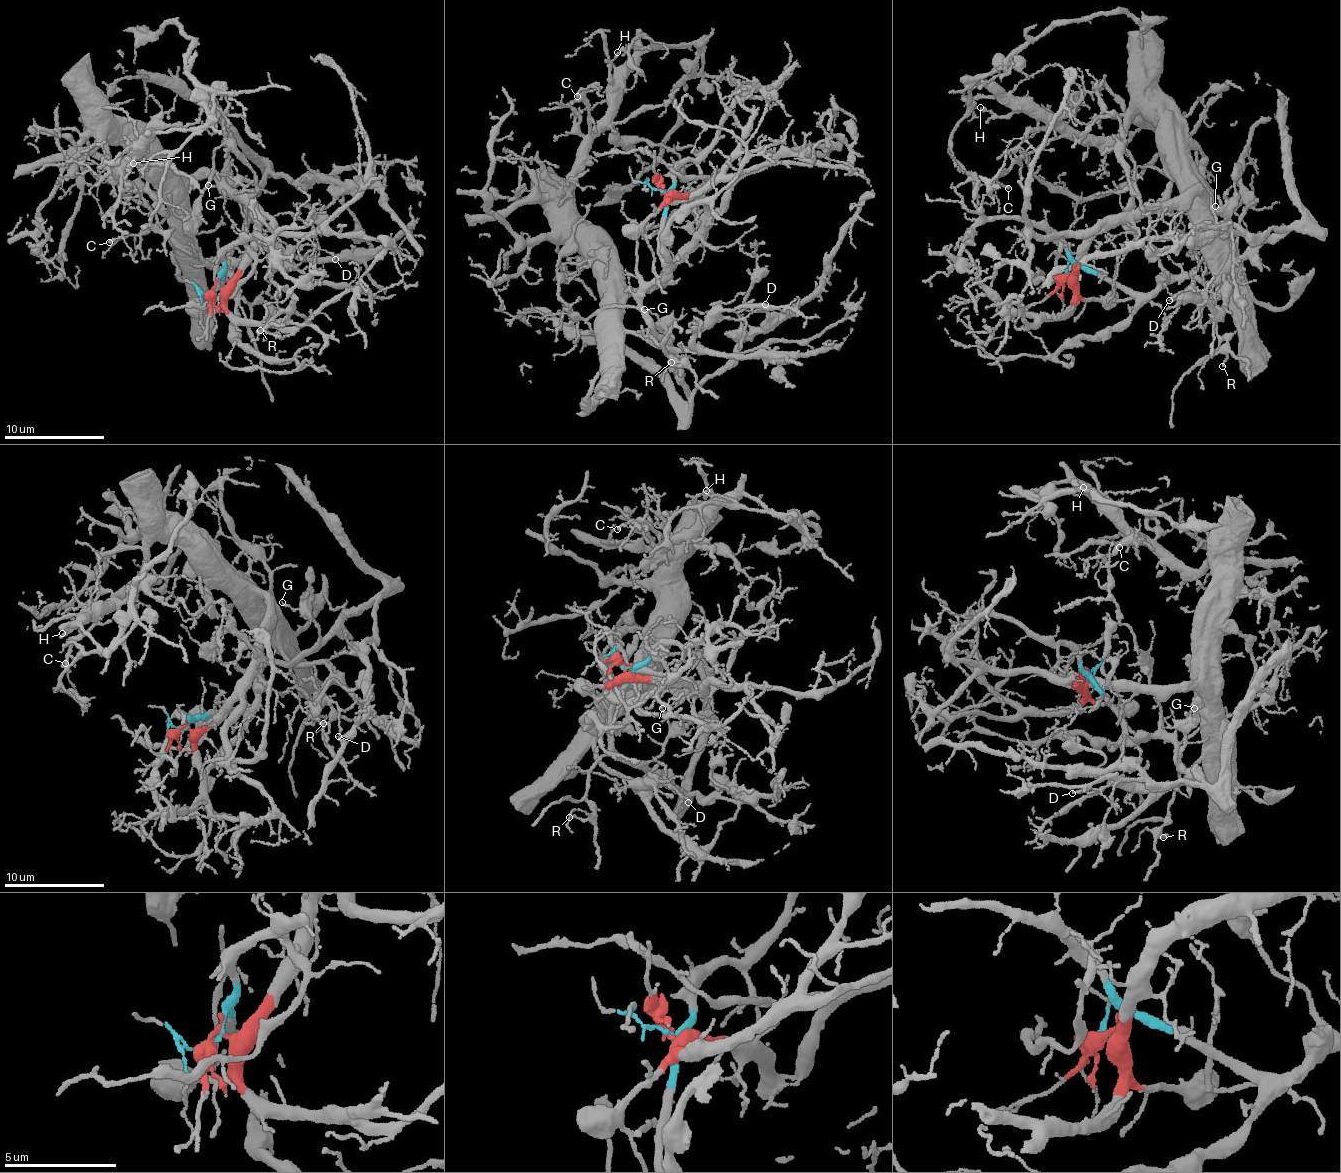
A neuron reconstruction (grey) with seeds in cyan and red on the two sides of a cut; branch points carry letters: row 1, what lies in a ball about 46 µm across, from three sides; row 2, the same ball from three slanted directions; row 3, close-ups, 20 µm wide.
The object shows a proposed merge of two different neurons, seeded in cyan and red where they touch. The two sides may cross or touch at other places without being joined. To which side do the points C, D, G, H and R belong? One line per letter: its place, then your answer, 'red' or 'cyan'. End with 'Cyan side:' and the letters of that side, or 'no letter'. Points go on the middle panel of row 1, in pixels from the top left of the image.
C: at (577, 96); red
D: at (765, 304); red
G: at (644, 309); cyan
H: at (617, 52); red
R: at (671, 362); cyan
Cyan side: G, R

